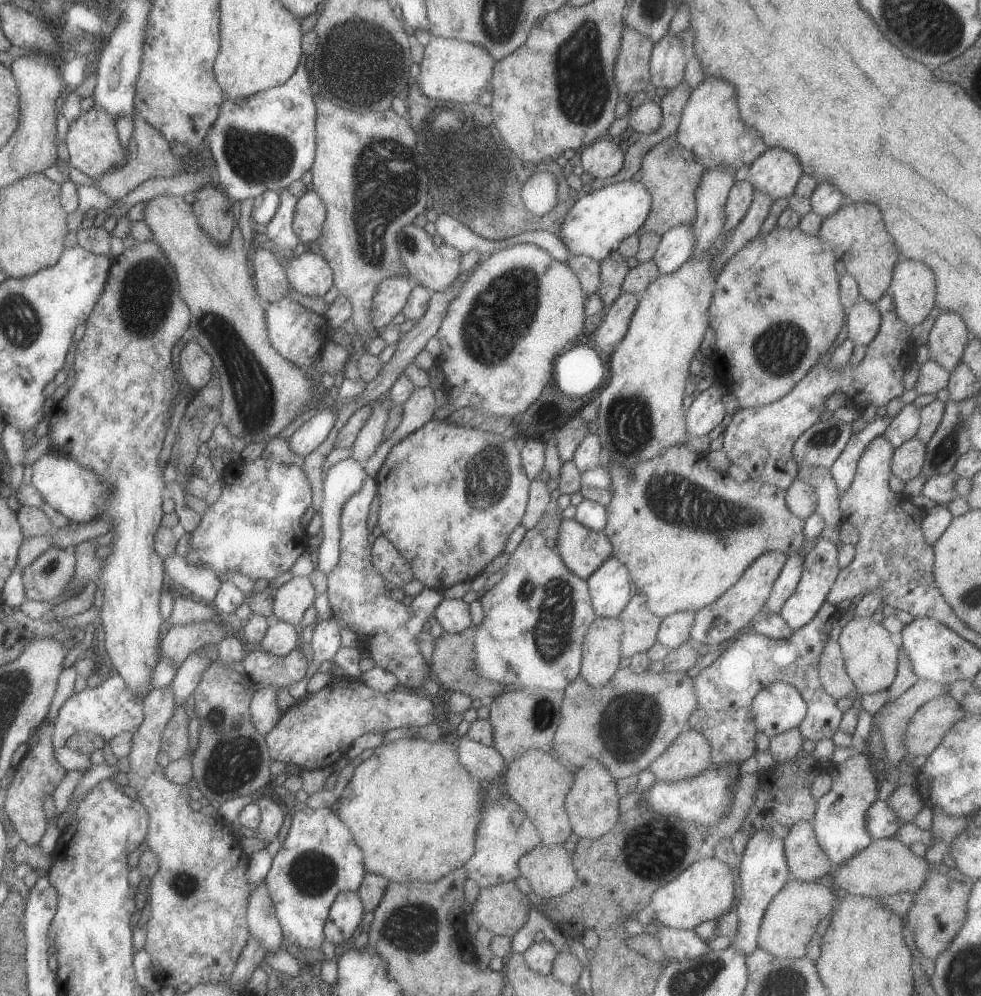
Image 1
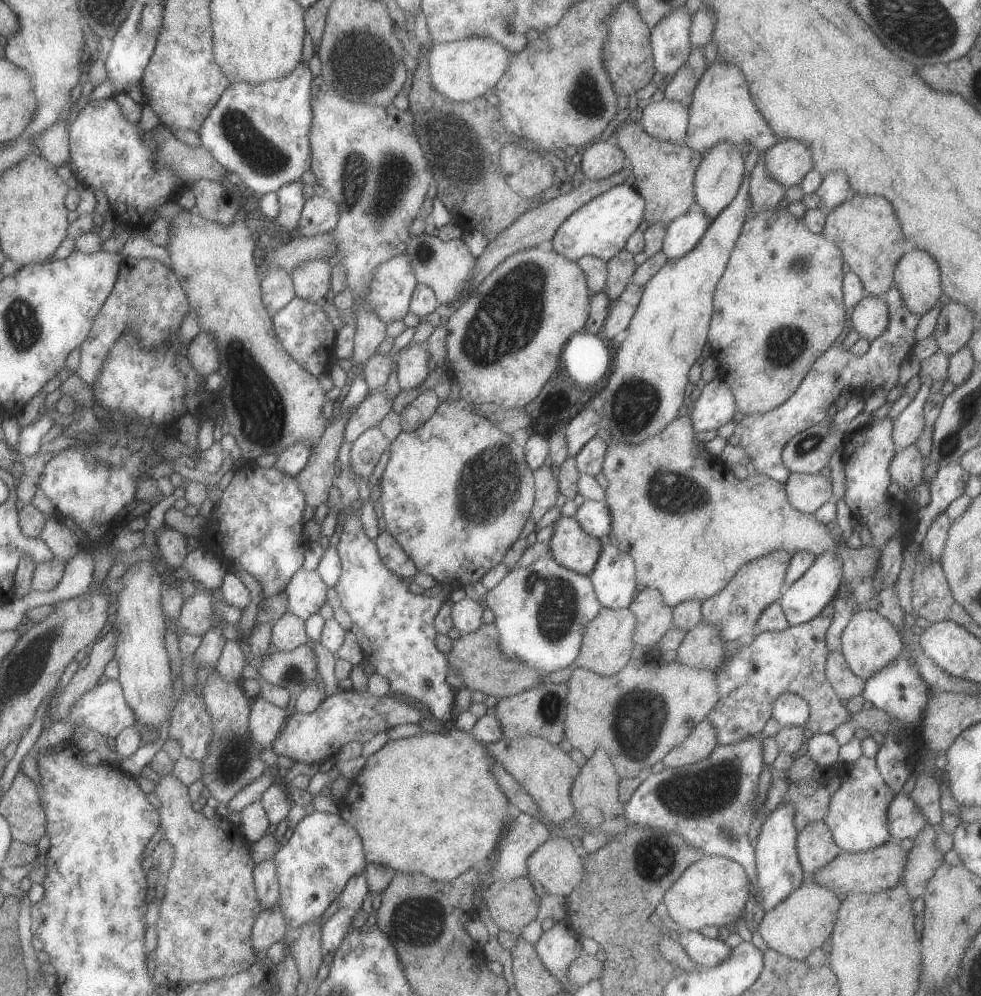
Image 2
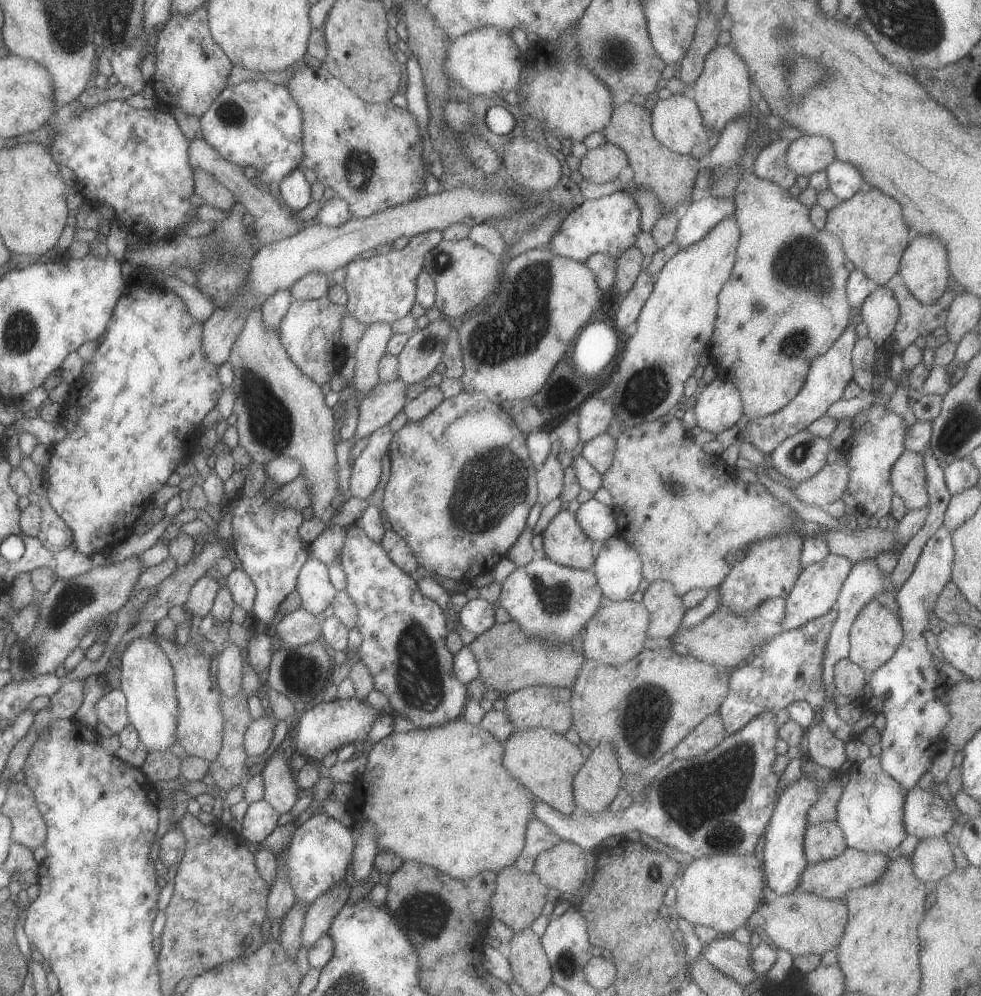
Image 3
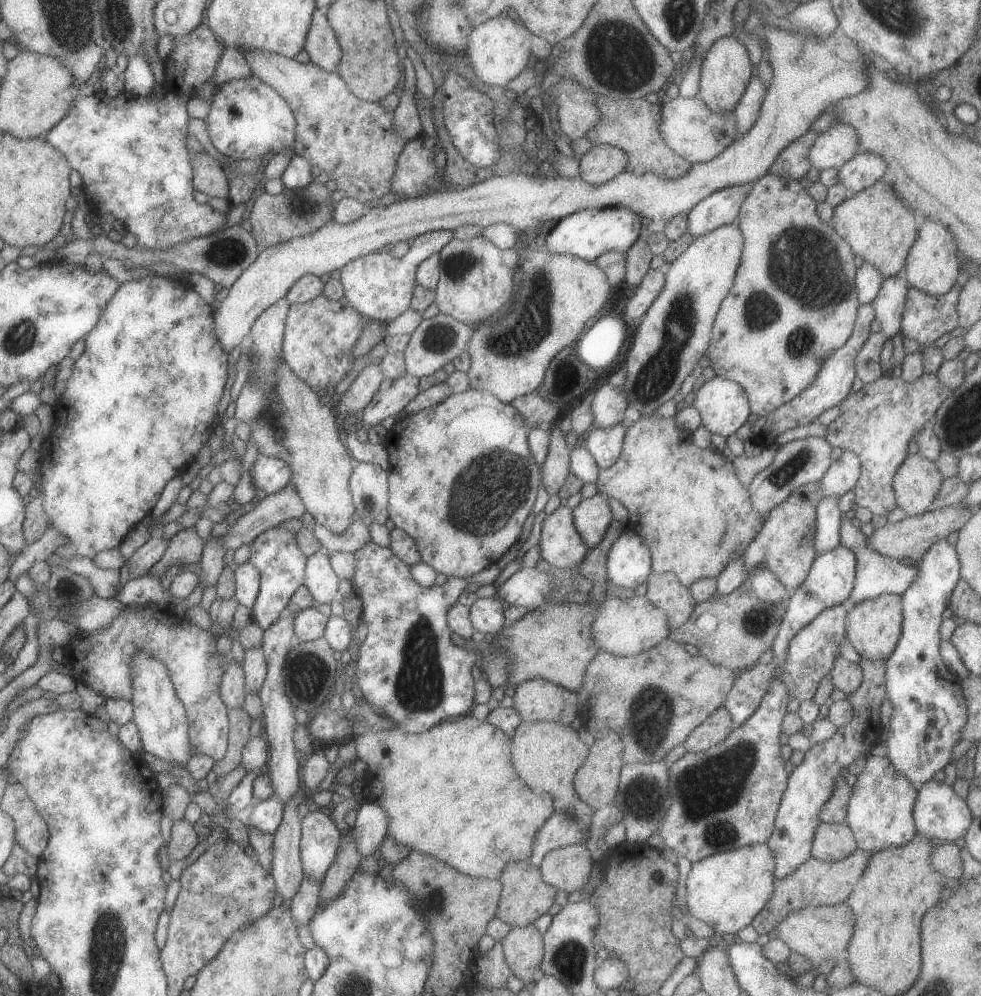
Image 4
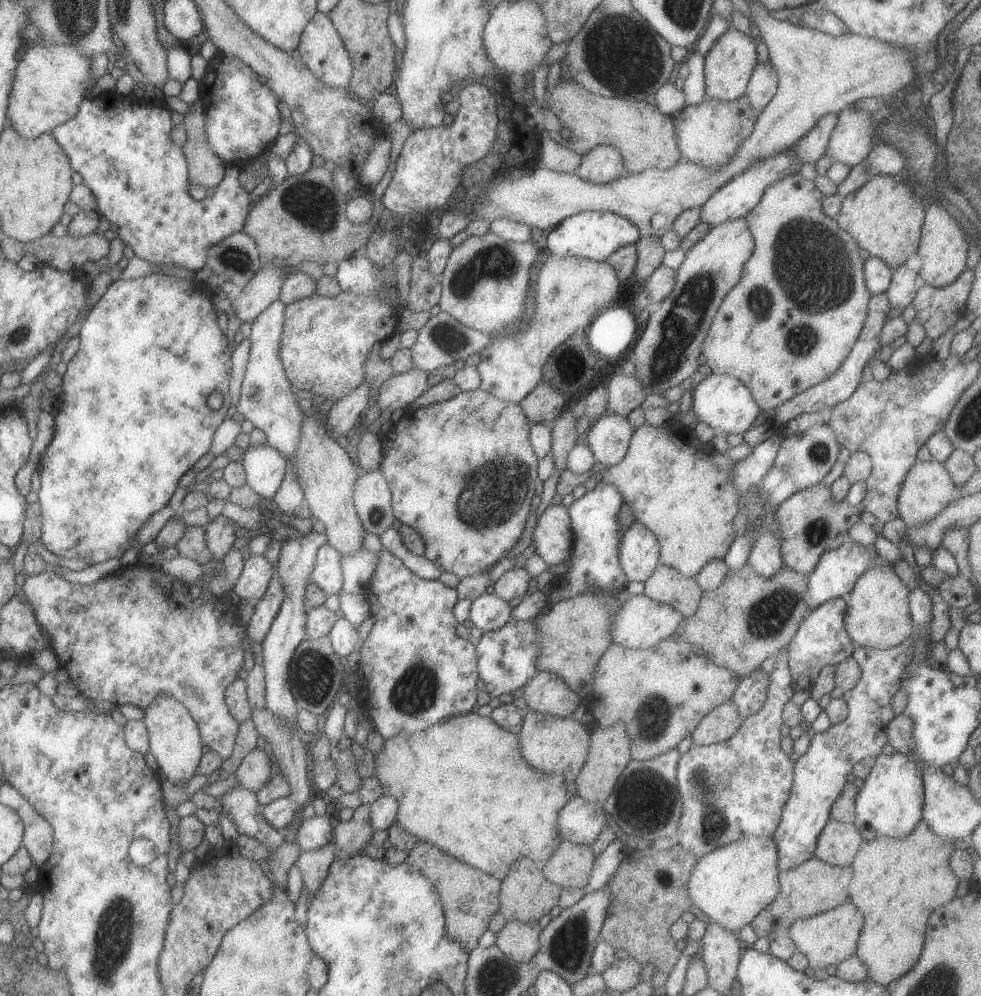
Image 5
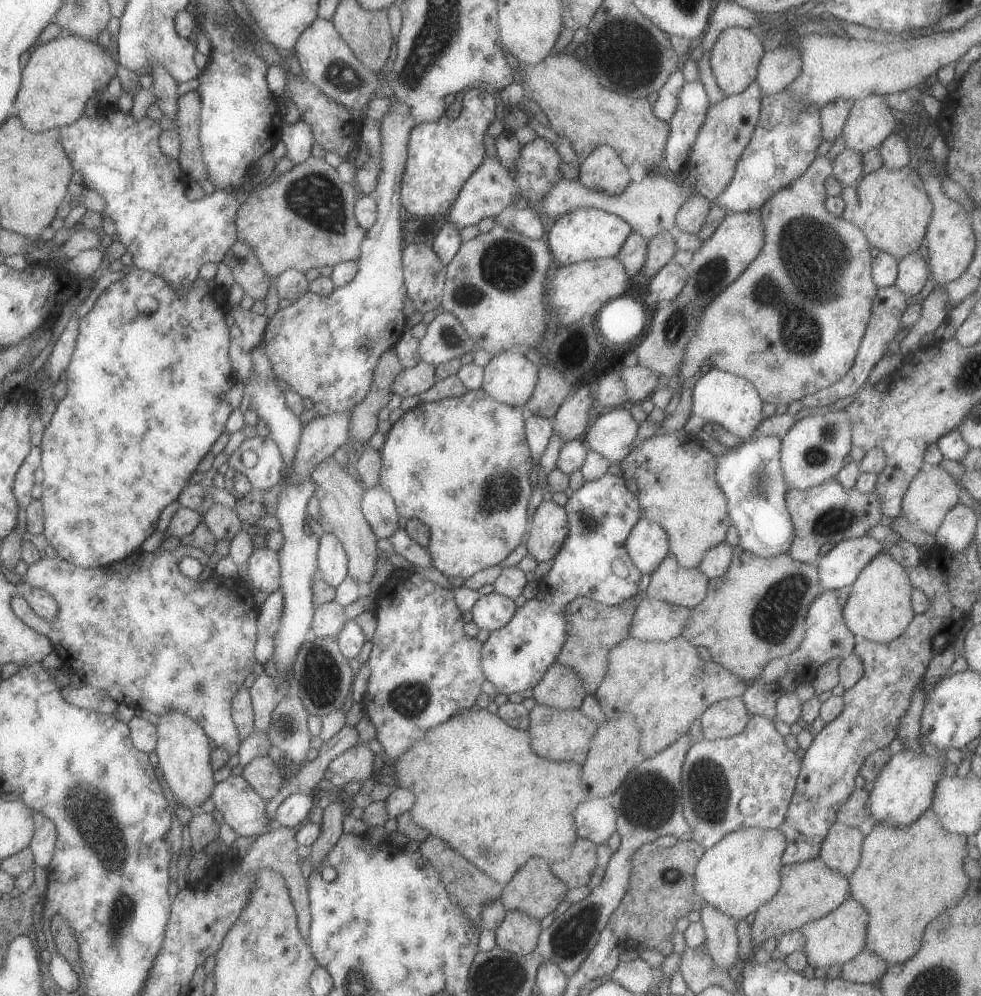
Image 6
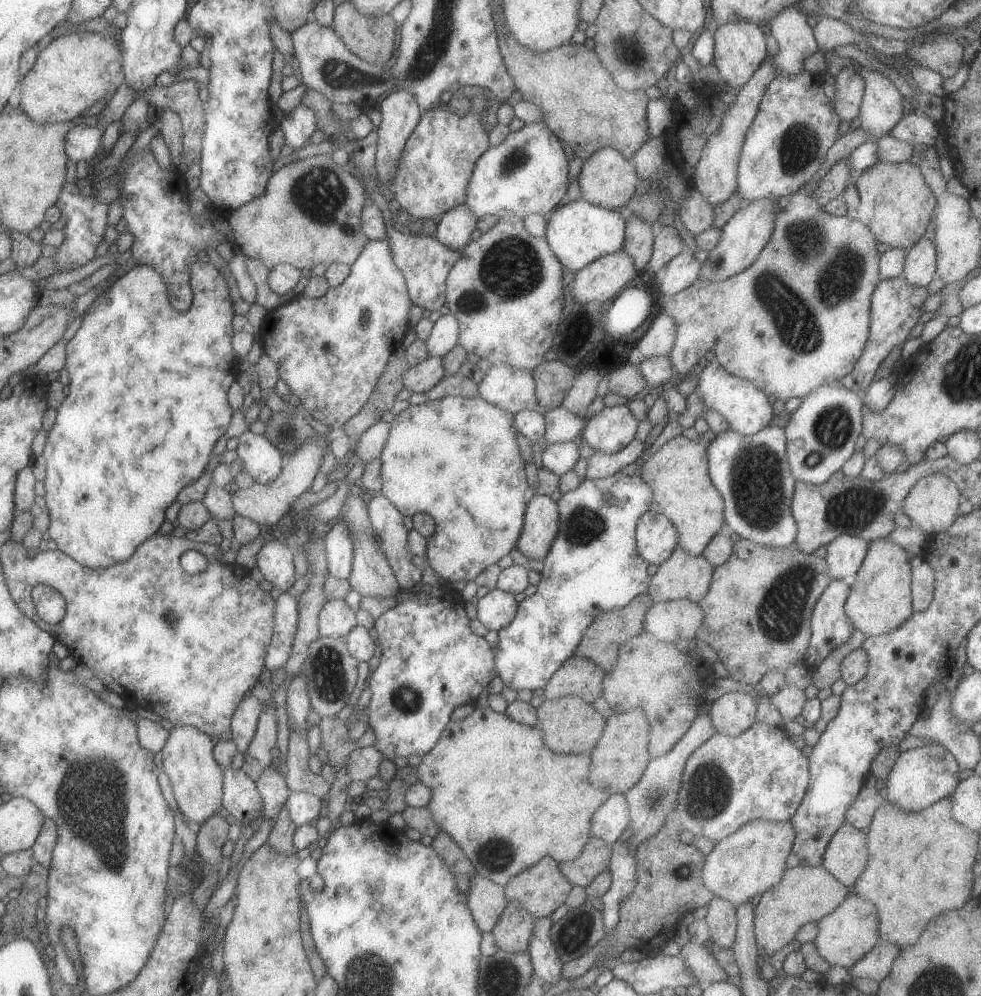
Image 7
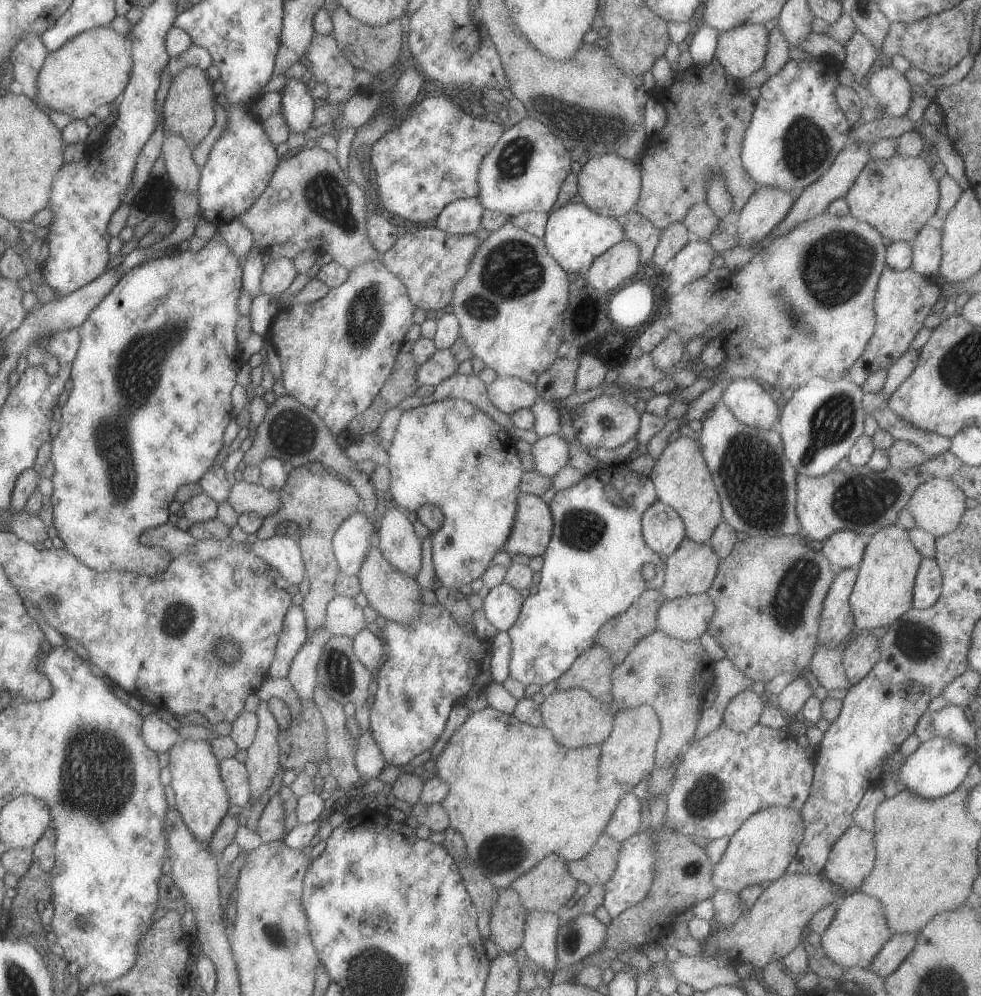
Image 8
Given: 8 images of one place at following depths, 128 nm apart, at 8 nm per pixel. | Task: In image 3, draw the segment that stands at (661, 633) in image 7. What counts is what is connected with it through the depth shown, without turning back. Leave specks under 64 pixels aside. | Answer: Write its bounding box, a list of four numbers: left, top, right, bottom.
[581,596,650,666]

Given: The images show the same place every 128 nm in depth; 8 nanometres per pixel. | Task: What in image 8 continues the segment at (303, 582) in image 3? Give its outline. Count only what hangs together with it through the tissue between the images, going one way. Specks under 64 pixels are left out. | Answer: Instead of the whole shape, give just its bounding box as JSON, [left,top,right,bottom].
[333,510,378,576]

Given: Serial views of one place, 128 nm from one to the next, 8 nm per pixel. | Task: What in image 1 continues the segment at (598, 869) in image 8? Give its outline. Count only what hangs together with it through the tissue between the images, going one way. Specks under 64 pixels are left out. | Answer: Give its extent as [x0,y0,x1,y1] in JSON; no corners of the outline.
[518,844,579,899]

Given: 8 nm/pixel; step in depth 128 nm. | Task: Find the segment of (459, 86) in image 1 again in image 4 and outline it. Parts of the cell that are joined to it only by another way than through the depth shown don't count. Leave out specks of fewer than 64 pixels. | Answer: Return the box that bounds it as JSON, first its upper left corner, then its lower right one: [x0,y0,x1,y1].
[466,16,535,89]

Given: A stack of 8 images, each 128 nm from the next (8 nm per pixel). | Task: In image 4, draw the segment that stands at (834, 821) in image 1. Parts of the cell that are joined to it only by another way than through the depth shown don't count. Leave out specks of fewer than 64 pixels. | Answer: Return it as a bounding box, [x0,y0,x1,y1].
[846,755,918,854]

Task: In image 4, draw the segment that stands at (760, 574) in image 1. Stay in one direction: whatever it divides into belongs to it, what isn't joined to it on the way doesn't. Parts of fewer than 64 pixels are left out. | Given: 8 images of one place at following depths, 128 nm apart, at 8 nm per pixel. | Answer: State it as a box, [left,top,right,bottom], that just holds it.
[742,492,818,591]

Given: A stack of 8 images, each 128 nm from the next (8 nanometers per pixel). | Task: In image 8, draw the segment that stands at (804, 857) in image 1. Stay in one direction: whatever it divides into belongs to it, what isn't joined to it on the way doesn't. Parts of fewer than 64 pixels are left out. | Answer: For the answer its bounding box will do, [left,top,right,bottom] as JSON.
[822,824,875,894]

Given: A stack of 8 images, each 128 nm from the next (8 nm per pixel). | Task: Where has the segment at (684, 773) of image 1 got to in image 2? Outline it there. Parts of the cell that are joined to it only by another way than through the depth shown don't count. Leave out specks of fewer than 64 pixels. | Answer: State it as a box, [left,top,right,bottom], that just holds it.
[663,719,718,768]

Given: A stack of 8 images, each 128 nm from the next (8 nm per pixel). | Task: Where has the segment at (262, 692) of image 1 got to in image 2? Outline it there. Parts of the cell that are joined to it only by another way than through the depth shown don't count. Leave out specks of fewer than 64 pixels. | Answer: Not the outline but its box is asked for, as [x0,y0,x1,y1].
[248,696,286,751]

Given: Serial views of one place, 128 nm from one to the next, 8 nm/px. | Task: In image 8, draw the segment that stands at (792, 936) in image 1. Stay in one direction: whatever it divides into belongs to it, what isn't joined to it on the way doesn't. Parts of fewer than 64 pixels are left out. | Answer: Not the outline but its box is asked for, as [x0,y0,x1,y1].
[821,890,894,969]

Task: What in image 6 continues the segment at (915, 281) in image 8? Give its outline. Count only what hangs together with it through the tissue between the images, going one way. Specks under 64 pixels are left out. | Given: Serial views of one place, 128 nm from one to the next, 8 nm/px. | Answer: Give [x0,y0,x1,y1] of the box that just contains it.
[800,284,908,408]

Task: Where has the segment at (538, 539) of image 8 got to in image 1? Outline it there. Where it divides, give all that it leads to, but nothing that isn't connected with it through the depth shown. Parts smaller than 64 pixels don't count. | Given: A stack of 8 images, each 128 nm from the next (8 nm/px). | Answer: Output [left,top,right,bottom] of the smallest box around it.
[556,518,613,580]

